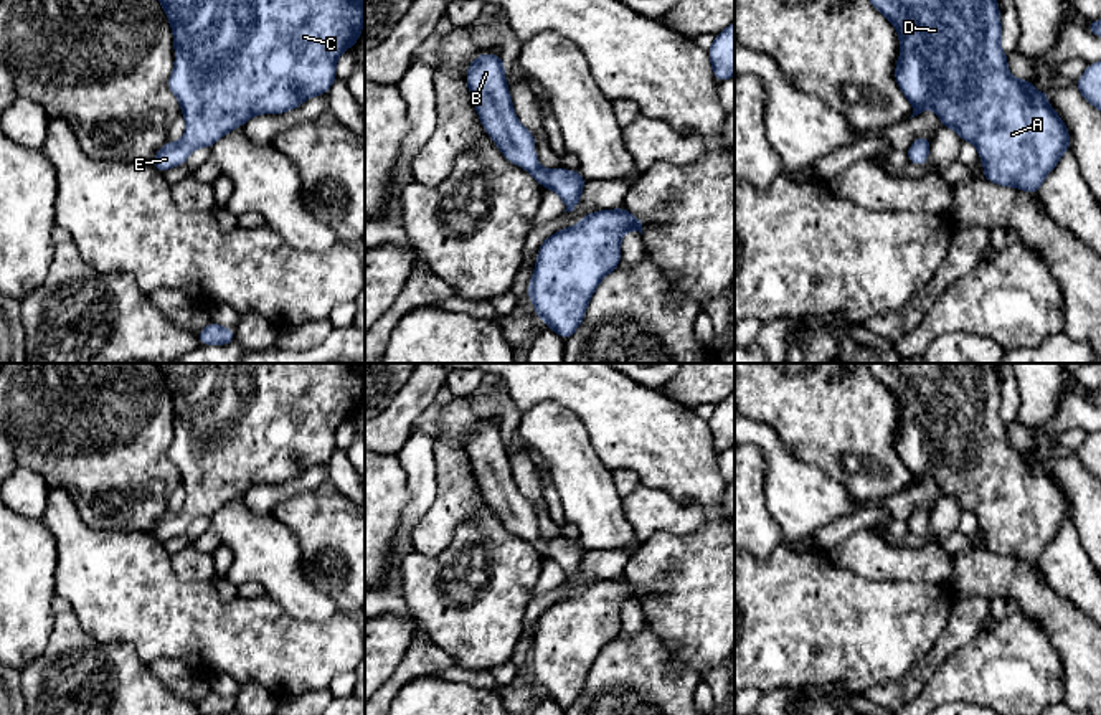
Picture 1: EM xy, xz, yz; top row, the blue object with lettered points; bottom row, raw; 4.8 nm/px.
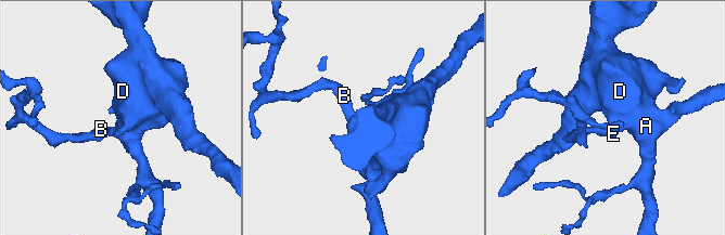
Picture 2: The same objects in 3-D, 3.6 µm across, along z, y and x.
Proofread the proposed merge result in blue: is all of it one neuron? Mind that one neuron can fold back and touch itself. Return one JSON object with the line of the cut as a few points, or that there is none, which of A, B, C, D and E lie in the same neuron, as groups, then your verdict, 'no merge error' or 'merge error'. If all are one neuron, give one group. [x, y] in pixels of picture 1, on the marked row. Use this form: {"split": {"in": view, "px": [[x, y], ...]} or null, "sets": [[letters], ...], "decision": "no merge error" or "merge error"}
{"split": null, "sets": [["A", "B", "C", "D", "E"]], "decision": "no merge error"}

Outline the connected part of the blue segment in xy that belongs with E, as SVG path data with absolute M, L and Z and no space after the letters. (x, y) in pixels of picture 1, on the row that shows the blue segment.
M160 0L173 31L175 64L168 89L178 97L187 122L180 142L167 140L150 165L165 172L185 165L198 147L211 147L258 114L284 114L312 96L327 94L335 64L361 38L365 0Z

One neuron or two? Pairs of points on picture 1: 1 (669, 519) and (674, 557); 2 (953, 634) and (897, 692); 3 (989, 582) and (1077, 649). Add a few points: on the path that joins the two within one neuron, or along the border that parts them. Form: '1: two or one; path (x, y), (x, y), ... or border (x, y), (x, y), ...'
1: two; border (707, 519), (694, 532), (652, 534), (642, 542)
2: one; path (943, 649), (911, 681)
3: one; path (1014, 582), (1019, 582), (1062, 625)

